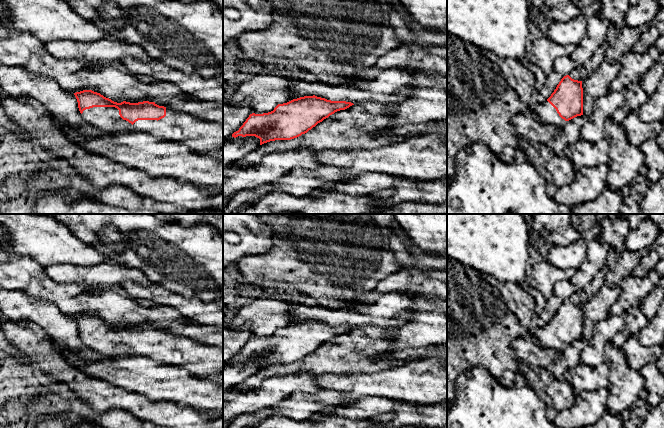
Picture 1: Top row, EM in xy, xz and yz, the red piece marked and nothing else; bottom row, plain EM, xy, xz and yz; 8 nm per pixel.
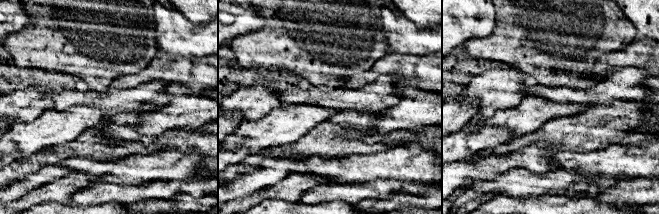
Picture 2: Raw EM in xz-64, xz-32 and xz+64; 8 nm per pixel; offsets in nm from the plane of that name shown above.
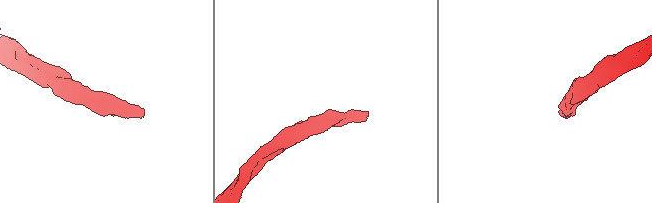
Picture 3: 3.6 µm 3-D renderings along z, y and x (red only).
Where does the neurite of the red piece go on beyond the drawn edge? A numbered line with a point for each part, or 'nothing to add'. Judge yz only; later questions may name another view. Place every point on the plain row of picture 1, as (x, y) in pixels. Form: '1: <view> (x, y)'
1: yz (544, 336)

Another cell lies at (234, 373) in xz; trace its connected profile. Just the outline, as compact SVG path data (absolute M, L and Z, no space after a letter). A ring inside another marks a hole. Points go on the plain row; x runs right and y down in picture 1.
M232 359L223 364L223 393L231 390L233 387L241 385L246 379L254 375L260 370L260 363L255 360L238 360L234 362Z

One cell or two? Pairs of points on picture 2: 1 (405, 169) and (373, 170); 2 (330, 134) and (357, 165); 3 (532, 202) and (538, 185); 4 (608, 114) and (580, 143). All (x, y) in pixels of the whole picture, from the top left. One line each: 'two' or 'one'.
1: one
2: two
3: two
4: one

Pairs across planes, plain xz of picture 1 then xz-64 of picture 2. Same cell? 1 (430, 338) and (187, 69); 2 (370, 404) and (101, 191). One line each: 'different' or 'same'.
1: different
2: same

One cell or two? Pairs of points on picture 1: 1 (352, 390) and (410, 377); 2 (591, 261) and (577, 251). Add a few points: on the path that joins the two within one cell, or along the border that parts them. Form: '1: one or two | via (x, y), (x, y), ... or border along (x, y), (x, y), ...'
1: one | via (366, 385), (396, 383)
2: two | border along (587, 241), (587, 256), (576, 270)

